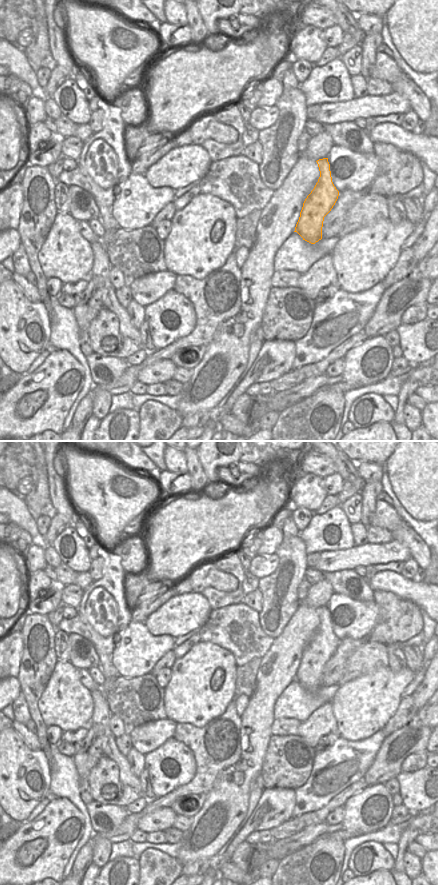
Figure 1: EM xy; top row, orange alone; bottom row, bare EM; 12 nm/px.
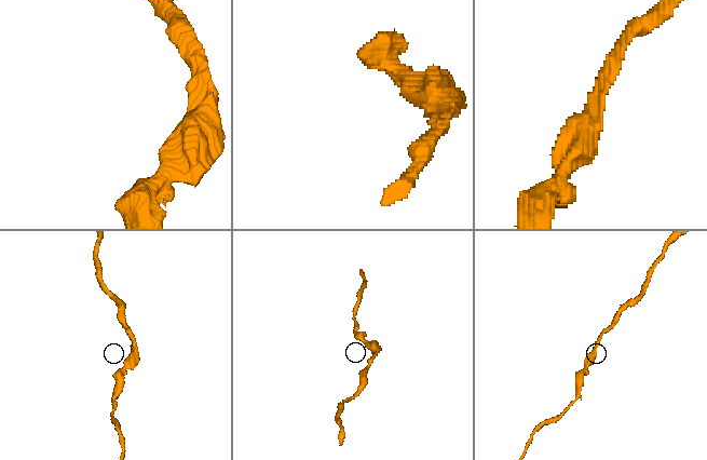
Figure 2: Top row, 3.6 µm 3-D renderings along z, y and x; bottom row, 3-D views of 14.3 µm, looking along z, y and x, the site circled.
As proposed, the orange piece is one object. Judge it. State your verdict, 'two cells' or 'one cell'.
one cell

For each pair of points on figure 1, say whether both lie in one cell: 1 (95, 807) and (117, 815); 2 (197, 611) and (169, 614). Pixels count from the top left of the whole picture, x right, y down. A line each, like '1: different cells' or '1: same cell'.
1: same cell
2: same cell

